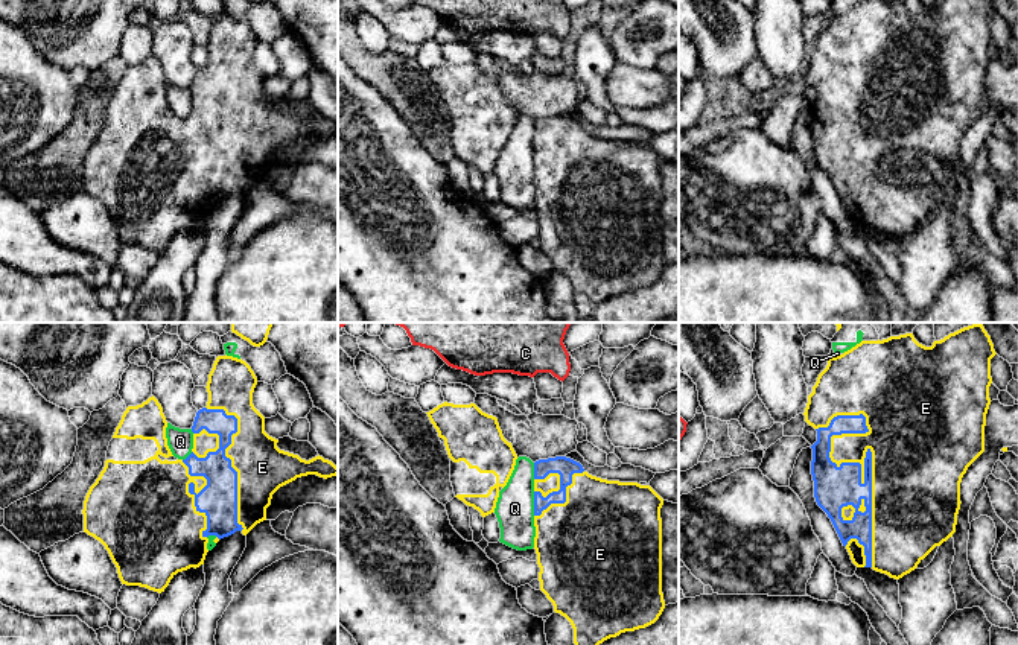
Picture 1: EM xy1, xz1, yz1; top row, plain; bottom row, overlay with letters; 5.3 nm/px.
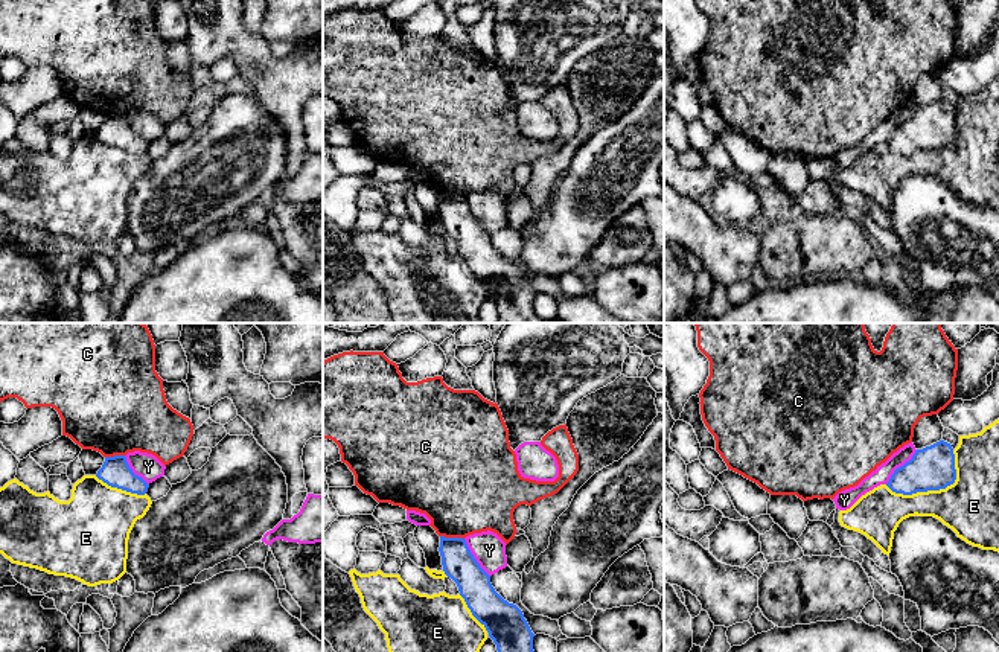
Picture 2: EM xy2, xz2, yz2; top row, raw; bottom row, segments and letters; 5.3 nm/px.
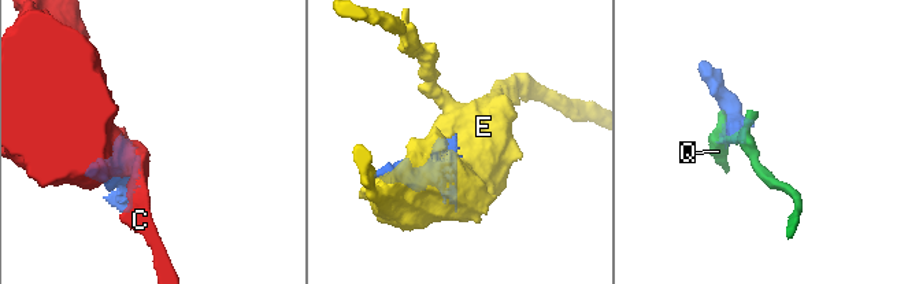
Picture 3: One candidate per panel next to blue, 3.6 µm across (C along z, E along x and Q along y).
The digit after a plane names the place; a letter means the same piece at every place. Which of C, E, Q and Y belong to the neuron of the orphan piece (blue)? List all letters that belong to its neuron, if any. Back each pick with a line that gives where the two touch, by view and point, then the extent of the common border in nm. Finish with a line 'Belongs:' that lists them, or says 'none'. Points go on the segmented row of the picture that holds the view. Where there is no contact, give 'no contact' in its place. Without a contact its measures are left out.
E: meets blue in yz1 at (865, 463); contact 850 nm long
Belongs: E

